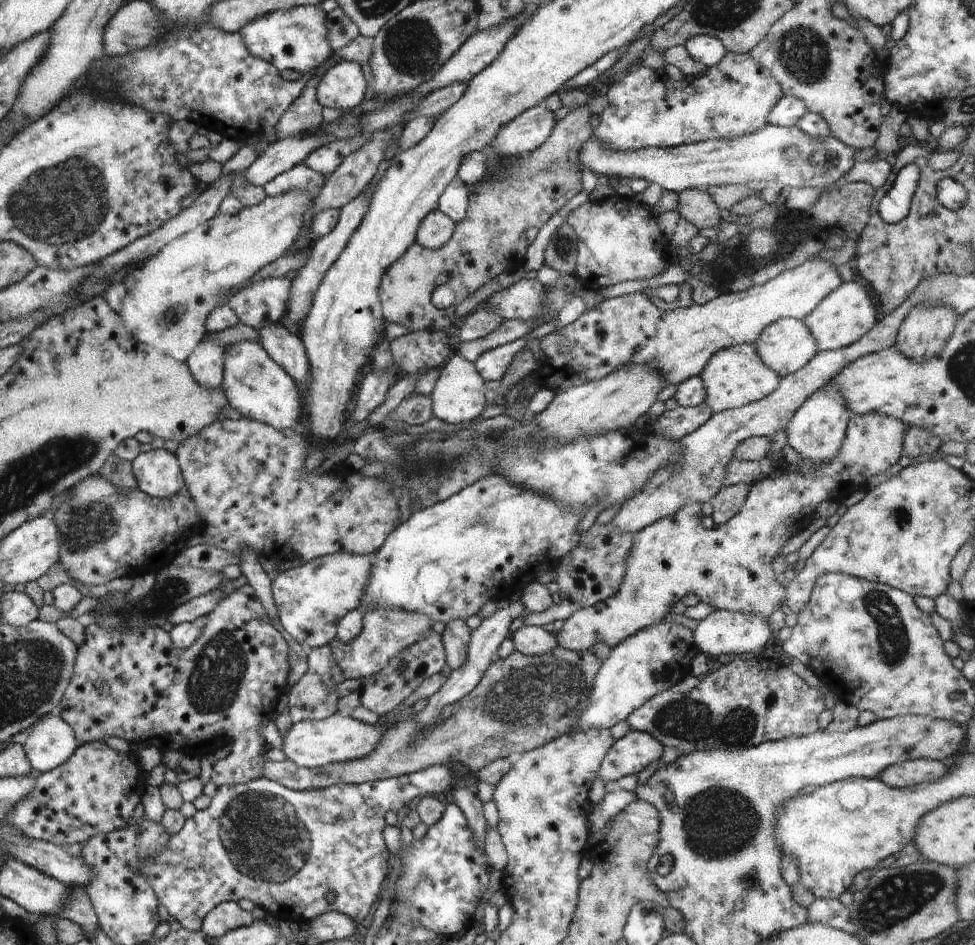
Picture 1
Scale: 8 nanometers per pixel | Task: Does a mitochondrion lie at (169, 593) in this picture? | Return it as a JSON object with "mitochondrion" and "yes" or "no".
{"mitochondrion":"yes"}

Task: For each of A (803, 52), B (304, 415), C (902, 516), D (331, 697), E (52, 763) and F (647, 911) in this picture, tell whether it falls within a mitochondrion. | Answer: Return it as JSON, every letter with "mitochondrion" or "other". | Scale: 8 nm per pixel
{"A":"mitochondrion","B":"other","C":"mitochondrion","D":"other","E":"other","F":"mitochondrion"}

